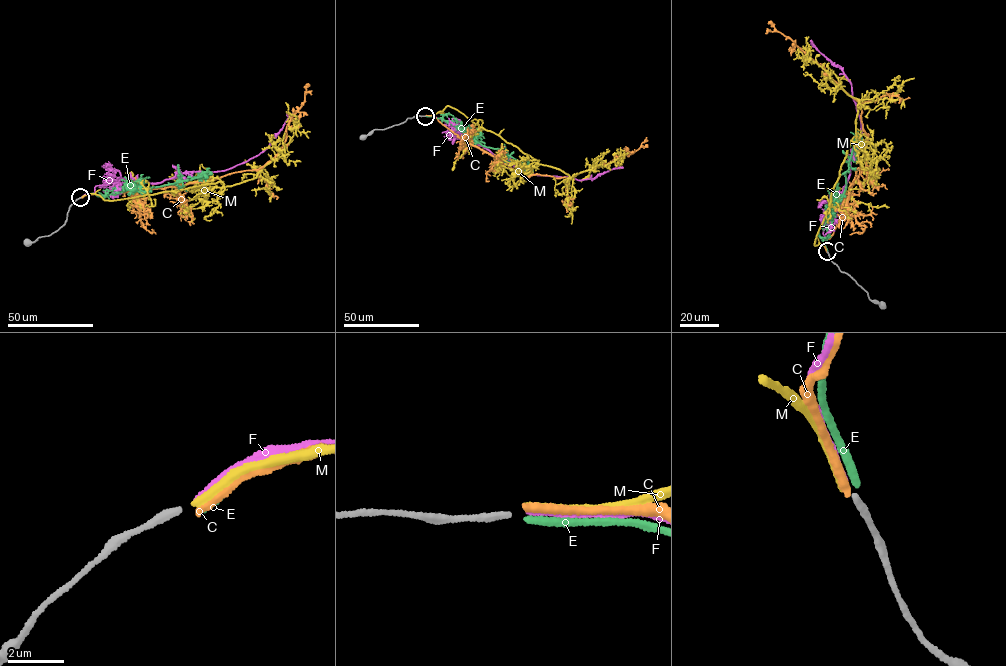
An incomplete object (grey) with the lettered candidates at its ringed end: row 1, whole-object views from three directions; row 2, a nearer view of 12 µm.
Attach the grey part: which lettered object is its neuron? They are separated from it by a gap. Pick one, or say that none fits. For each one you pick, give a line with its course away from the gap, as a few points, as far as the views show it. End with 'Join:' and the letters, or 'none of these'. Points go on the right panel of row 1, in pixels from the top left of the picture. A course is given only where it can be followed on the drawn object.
F: via (827, 250), (824, 229), (840, 197), (862, 131), (848, 79), (810, 40)
Join: F

